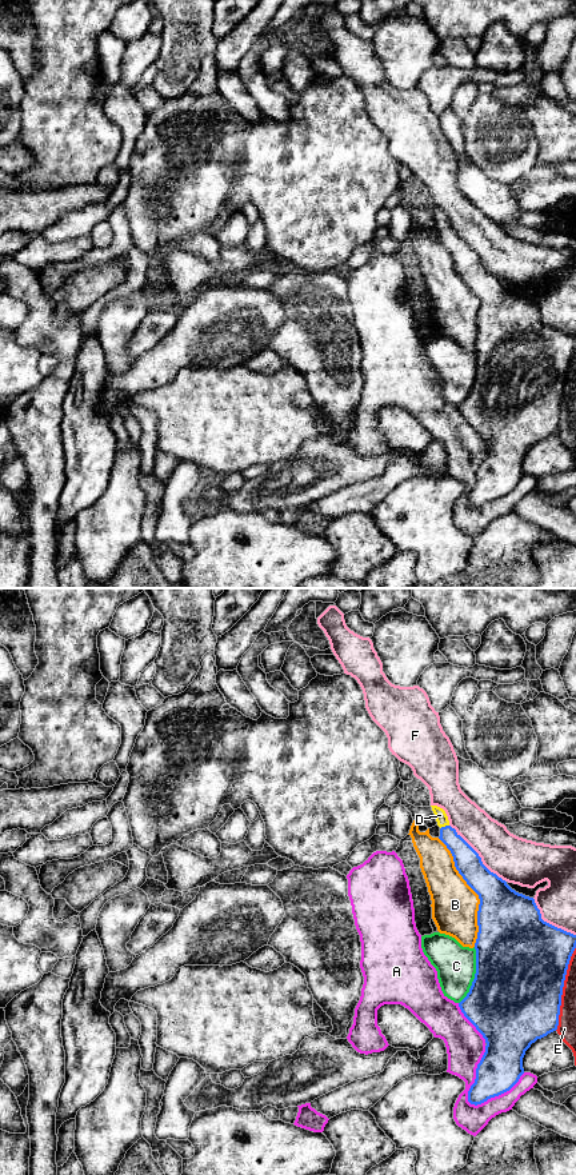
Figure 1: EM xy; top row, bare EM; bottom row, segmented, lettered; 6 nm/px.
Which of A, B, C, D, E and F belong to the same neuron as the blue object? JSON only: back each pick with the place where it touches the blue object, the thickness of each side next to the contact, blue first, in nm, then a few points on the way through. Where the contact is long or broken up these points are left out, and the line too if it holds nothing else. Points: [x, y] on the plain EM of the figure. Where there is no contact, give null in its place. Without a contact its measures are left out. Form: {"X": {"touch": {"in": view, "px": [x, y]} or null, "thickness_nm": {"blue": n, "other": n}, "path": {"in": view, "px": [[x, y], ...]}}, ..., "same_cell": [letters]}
{"D": {"touch": {"in": "xy", "px": [446, 228]}, "thickness_nm": {"blue": 160, "other": 70}, "path": {"in": "xy", "px": [[467, 263], [447, 236], [446, 228], [440, 218]]}}, "same_cell": ["D"]}

